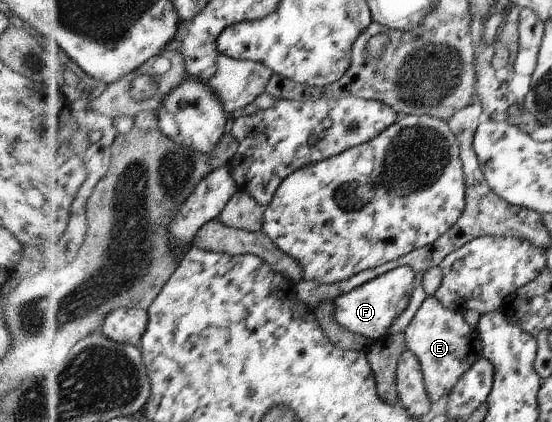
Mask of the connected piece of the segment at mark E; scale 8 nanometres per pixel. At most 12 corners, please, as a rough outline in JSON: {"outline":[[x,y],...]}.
{"outline":[[427,296],[406,327],[433,402],[482,357],[478,327]]}

